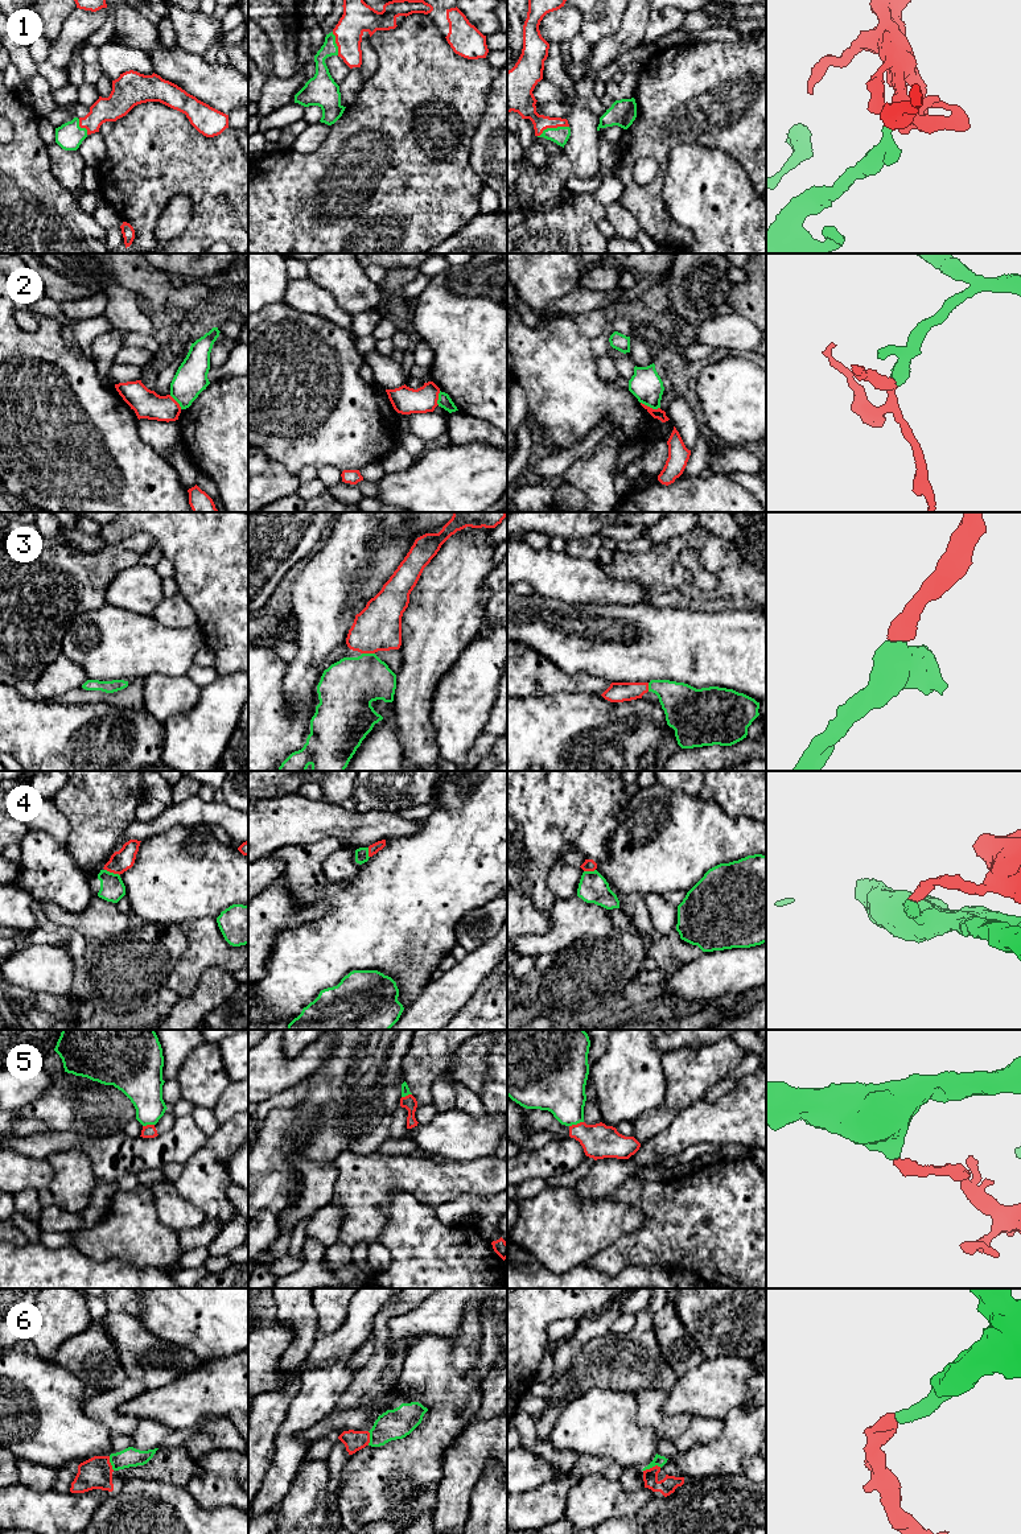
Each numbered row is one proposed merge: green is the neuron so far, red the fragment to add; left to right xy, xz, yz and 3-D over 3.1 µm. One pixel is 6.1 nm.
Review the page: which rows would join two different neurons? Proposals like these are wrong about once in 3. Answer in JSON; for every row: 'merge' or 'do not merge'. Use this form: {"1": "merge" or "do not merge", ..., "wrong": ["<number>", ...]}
{"1": "merge", "2": "do not merge", "3": "merge", "4": "merge", "5": "do not merge", "6": "merge", "wrong": ["2", "5"]}

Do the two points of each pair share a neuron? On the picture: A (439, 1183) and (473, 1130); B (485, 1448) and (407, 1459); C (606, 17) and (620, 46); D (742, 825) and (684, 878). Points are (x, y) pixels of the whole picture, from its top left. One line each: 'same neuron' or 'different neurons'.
A: different neurons
B: different neurons
C: different neurons
D: same neuron

